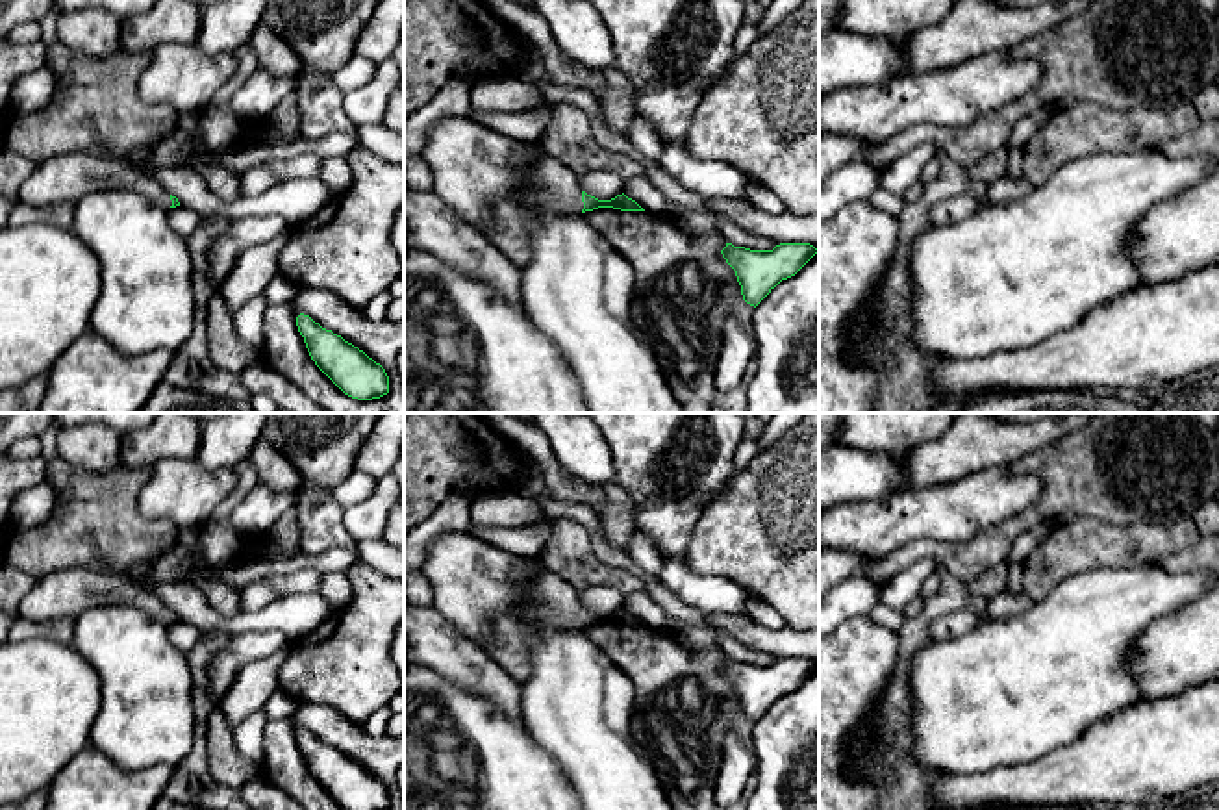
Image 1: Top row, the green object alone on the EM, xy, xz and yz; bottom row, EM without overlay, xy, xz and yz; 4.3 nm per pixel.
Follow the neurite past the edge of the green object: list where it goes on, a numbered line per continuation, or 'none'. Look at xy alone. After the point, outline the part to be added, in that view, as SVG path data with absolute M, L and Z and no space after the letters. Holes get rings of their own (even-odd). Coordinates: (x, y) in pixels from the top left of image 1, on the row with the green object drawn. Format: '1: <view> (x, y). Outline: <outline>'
1: xy (65, 178). Outline: M85 152L39 161L24 180L19 200L37 208L76 204L89 193L111 189L133 191L167 211L172 206L167 189L132 161Z

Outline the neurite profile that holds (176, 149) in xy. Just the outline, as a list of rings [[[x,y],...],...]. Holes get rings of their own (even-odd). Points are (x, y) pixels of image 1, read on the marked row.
[[[176,130],[150,148],[146,161],[150,163],[150,169],[183,165],[191,163],[193,154],[195,154],[193,133]]]

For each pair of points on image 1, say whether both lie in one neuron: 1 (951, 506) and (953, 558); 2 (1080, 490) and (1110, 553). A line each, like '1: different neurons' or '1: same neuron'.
1: different neurons
2: different neurons

